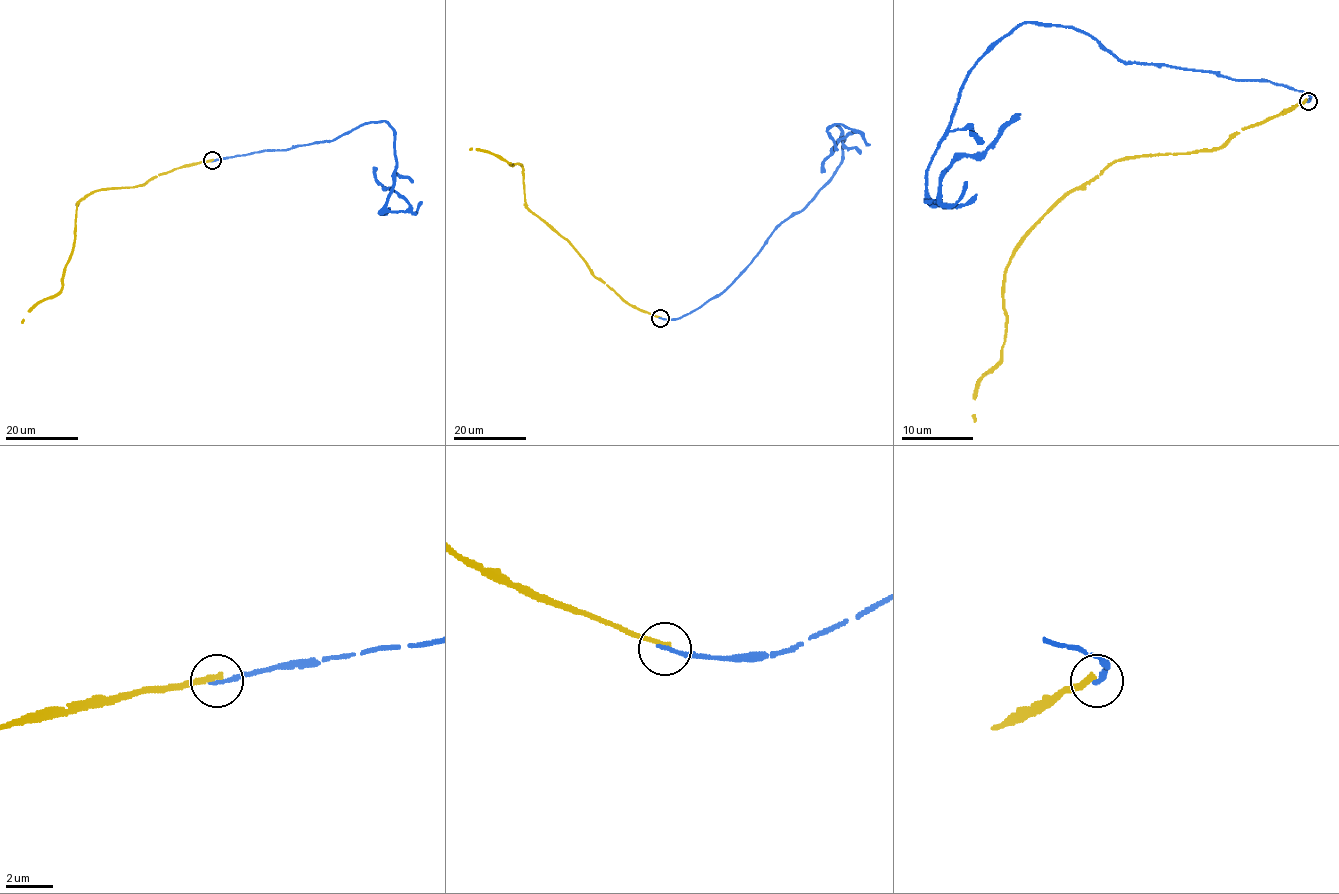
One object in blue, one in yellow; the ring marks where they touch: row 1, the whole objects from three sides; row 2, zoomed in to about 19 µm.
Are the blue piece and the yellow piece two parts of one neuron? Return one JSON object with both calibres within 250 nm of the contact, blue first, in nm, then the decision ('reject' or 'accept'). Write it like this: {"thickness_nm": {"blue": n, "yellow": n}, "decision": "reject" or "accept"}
{"thickness_nm": {"blue": 160, "yellow": 200}, "decision": "reject"}

